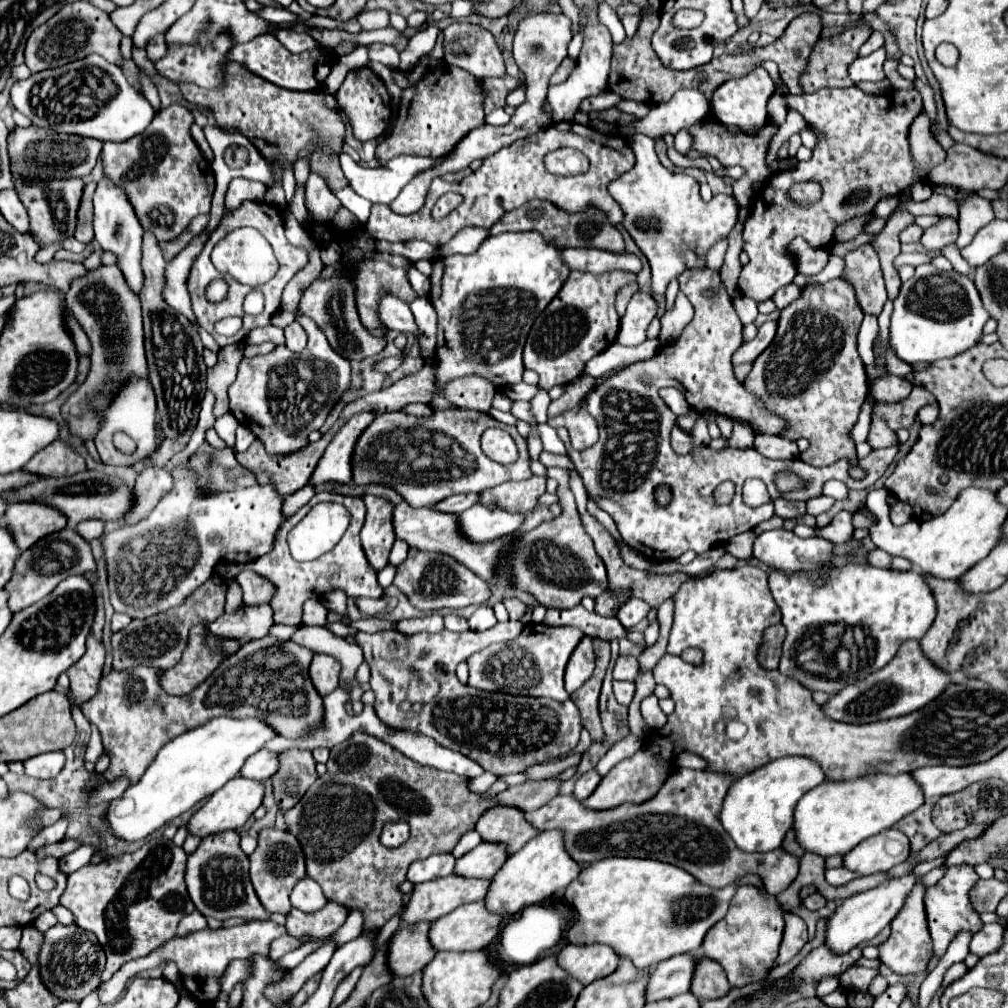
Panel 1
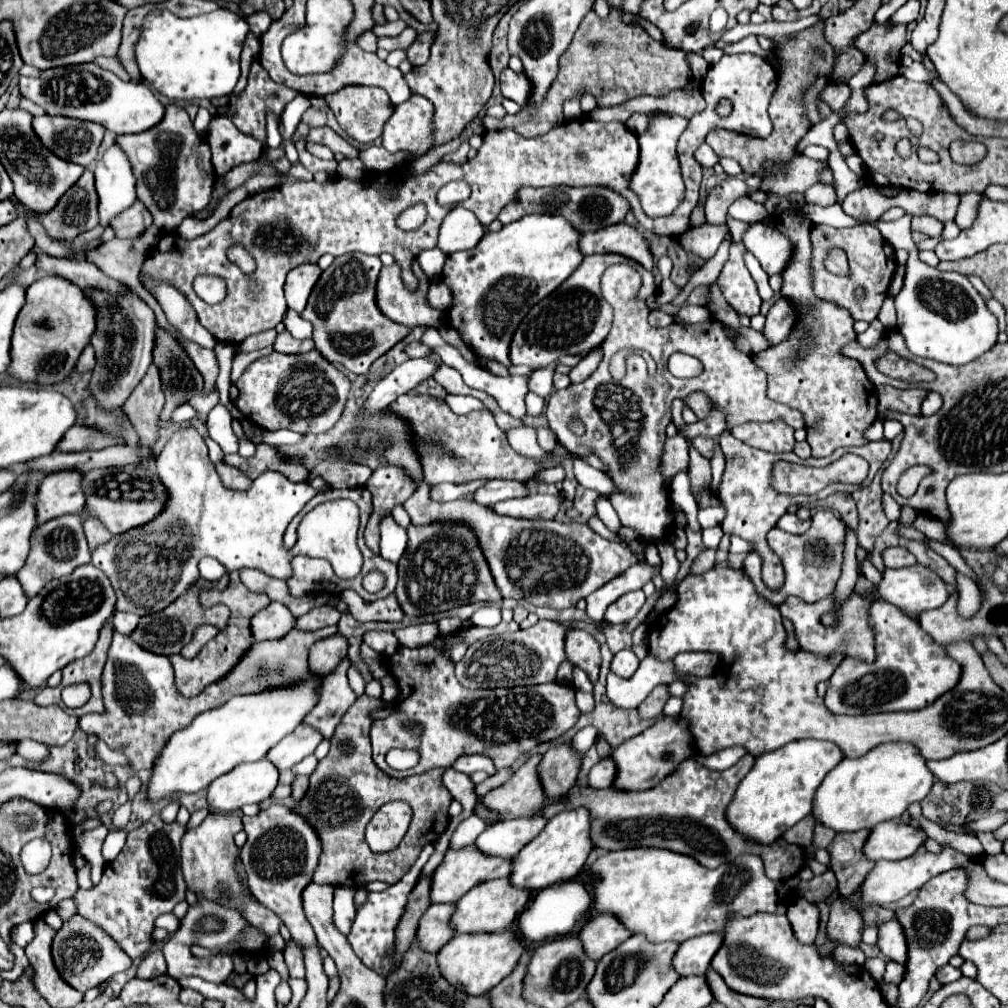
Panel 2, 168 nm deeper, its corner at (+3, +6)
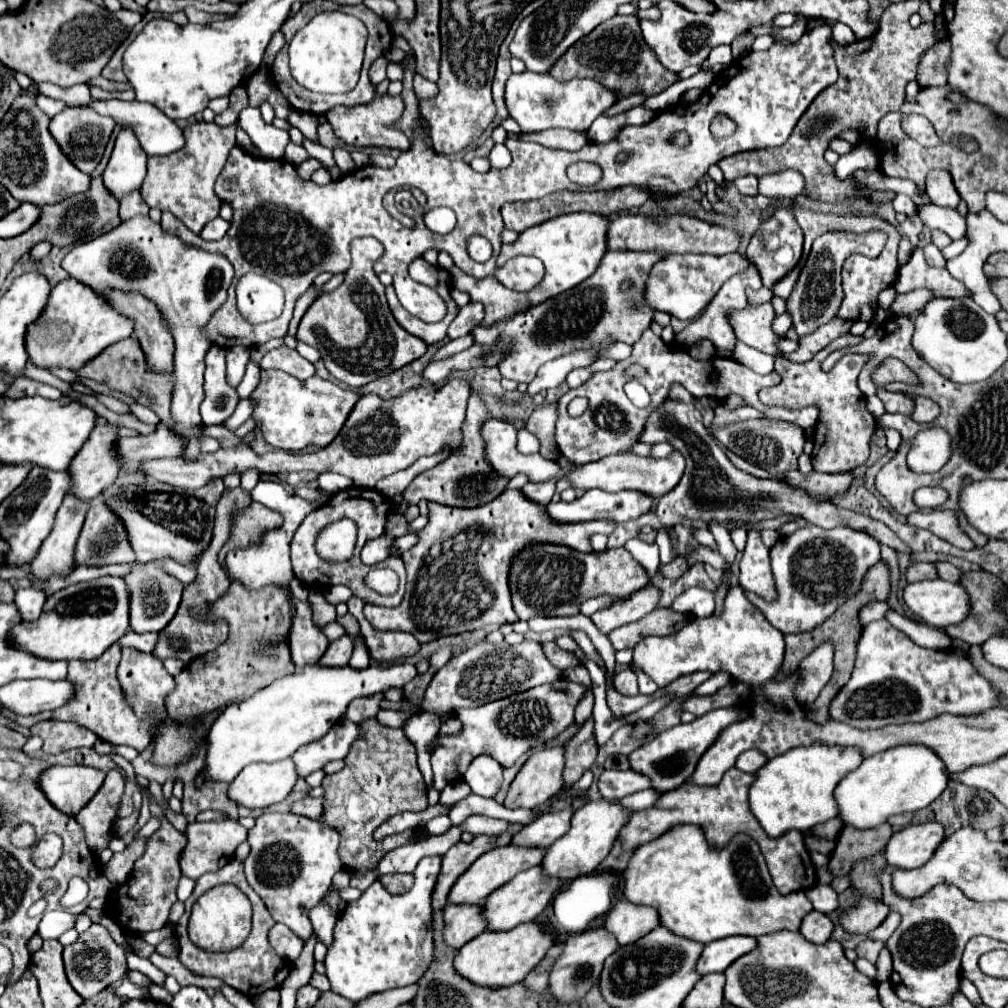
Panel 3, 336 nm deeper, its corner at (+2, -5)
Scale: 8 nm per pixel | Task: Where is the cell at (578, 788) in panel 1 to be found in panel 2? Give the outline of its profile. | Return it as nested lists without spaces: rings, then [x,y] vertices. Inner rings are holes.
[[[611,757],[599,761],[591,773],[589,773],[589,787],[593,789],[603,789],[603,787],[611,787],[611,783],[615,781],[615,771],[617,771],[617,765]]]

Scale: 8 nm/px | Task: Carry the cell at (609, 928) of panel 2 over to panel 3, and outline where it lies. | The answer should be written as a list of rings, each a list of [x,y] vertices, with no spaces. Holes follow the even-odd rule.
[[[618,900],[604,920],[604,930],[616,938],[618,946],[628,946],[640,940],[656,926],[658,918],[654,910],[648,910],[646,906],[632,906],[624,900]]]

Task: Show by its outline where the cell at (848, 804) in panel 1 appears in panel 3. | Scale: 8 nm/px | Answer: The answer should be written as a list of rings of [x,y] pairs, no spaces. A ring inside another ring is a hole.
[[[898,746],[886,752],[878,752],[874,756],[864,758],[864,762],[850,774],[846,774],[836,790],[836,806],[838,818],[846,826],[854,826],[858,830],[878,828],[888,822],[890,816],[902,812],[916,812],[932,804],[946,788],[948,772],[940,758],[928,750],[926,746]]]

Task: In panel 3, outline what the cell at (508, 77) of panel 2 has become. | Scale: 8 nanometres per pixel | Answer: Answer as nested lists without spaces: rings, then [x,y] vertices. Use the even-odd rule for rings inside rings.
[[[522,72],[508,78],[504,88],[504,102],[508,114],[520,124],[522,132],[542,132],[548,128],[588,130],[590,124],[616,102],[616,98],[612,92],[604,90],[604,86],[592,80],[574,80],[560,84],[546,74]]]

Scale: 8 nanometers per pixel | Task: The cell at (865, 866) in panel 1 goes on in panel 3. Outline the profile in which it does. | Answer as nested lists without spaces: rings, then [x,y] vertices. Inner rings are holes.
[[[910,824],[892,834],[882,854],[892,868],[920,868],[930,860],[942,840],[944,830],[940,824]]]

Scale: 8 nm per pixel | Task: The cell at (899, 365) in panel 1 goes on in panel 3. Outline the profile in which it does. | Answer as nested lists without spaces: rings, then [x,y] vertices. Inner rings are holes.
[[[888,288],[888,290],[882,290],[880,292],[880,298],[878,298],[878,302],[880,302],[880,308],[886,312],[886,316],[888,318],[892,318],[894,316],[894,312],[892,312],[892,302],[894,302],[894,298],[896,298],[896,290],[894,288]]]

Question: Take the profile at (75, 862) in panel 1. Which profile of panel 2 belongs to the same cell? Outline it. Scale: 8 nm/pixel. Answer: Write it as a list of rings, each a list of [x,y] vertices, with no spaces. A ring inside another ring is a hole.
[[[101,825],[93,831],[85,831],[77,844],[77,851],[88,859],[91,865],[90,878],[93,885],[98,884],[105,868],[101,845],[103,845],[107,833],[109,833],[109,829],[105,825]]]

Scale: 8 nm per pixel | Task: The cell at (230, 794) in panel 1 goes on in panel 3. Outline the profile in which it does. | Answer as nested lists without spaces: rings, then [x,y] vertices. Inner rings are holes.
[[[290,758],[272,764],[252,764],[230,782],[228,798],[248,810],[268,808],[282,802],[296,780],[296,770]]]

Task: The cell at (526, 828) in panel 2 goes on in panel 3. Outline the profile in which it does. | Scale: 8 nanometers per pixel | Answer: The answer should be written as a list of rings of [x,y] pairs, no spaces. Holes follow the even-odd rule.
[[[572,808],[554,814],[544,814],[532,824],[526,824],[522,830],[518,830],[512,836],[510,844],[524,848],[548,848],[552,846],[552,842],[556,842],[560,836],[568,832],[570,816],[572,816]]]

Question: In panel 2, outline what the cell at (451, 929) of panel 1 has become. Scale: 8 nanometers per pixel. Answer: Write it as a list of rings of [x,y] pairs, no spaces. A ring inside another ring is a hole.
[[[495,879],[481,883],[473,887],[467,895],[463,895],[457,901],[457,911],[451,919],[451,925],[457,933],[493,933],[493,931],[505,931],[511,927],[511,923],[523,913],[527,901],[531,899],[529,891],[523,891],[521,887],[511,887],[511,879]]]

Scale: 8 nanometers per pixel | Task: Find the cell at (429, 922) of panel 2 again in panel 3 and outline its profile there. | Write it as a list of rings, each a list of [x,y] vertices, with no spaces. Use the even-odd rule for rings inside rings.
[[[480,904],[478,906],[452,906],[444,908],[444,942],[458,950],[468,940],[478,936],[484,930],[484,922],[480,922]]]

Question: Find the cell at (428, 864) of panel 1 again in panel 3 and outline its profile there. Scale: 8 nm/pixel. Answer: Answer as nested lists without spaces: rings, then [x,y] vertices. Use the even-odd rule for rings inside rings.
[[[426,856],[418,862],[414,870],[414,886],[406,894],[388,894],[376,880],[356,902],[346,904],[334,928],[334,942],[324,961],[331,991],[356,1003],[372,992],[384,992],[418,982],[432,960],[430,896],[438,872],[440,856]]]

